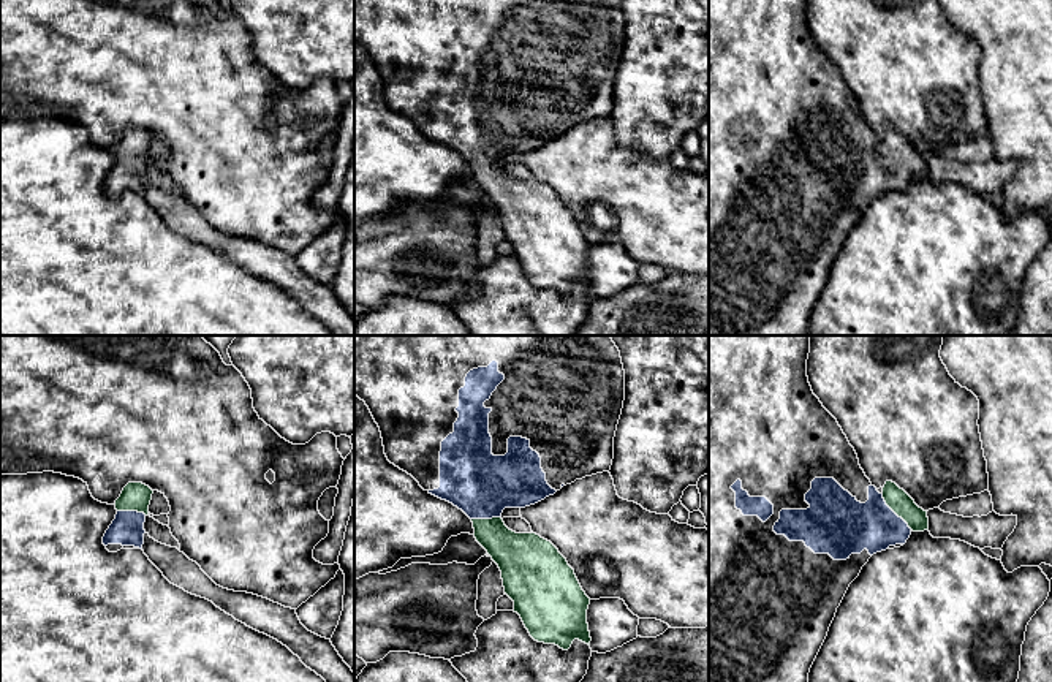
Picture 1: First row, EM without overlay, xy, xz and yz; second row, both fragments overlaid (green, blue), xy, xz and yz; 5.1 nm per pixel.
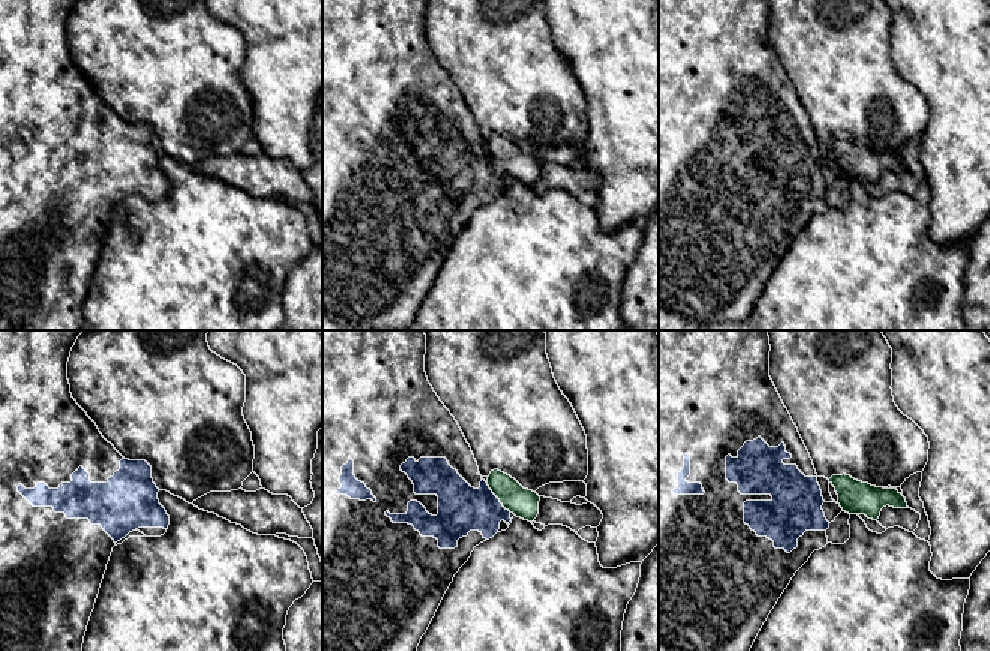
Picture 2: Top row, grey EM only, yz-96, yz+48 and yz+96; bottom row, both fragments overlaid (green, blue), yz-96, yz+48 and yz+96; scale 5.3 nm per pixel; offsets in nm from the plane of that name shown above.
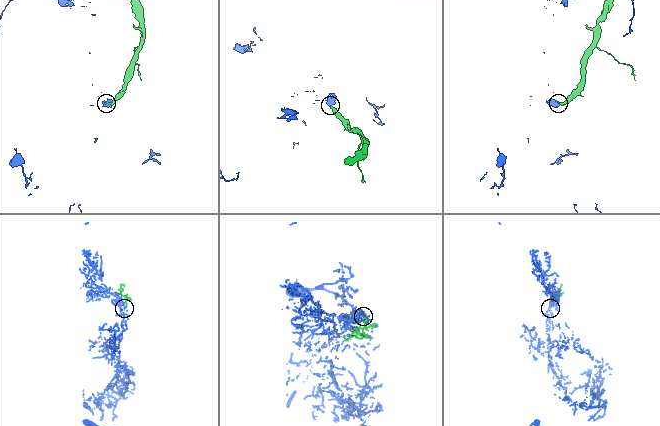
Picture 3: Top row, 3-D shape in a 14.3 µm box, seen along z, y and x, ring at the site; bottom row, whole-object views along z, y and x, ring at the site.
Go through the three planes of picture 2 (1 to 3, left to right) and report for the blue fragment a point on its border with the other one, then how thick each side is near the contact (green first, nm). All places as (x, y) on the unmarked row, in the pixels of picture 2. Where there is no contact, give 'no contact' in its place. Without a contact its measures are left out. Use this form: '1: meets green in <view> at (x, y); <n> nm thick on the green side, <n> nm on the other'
1: no contact
2: meets green in yz+48 at (497, 161); 160 nm thick on the green side, 260 nm on the other
3: no contact

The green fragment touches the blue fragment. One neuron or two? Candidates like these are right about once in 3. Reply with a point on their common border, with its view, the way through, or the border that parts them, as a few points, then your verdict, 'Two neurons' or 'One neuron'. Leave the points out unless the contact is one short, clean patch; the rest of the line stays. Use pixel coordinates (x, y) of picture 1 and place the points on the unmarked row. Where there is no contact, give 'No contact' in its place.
Touches green at yz (894, 157). Path across: yz (896, 144), (894, 157), (875, 171), (848, 173). One neuron

